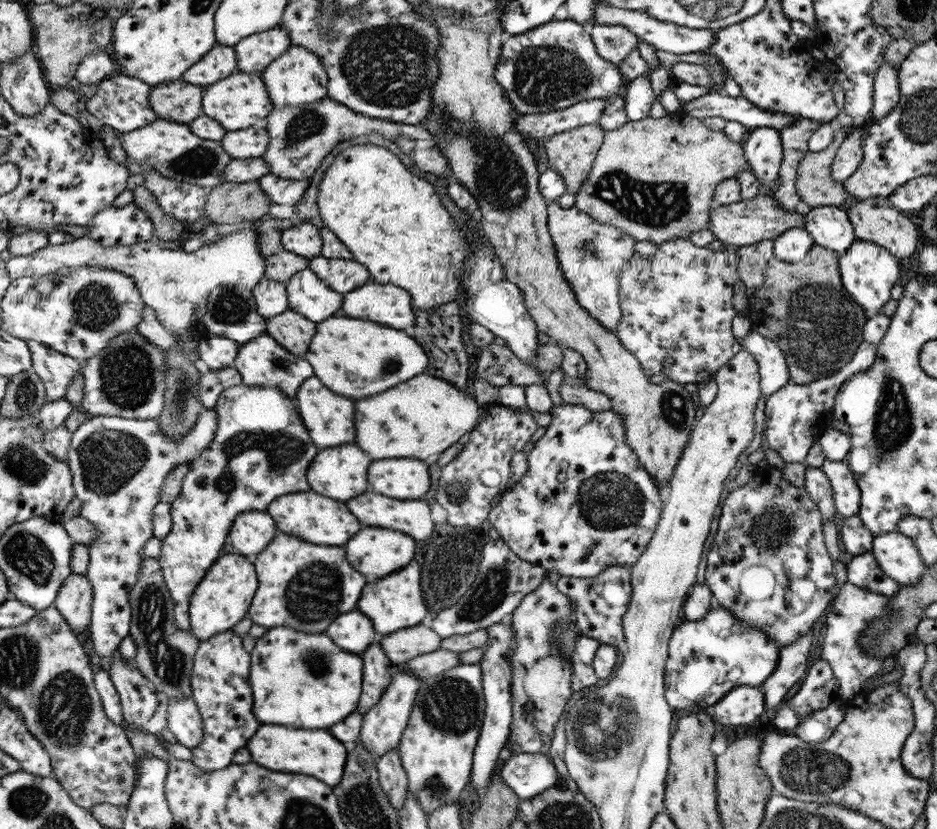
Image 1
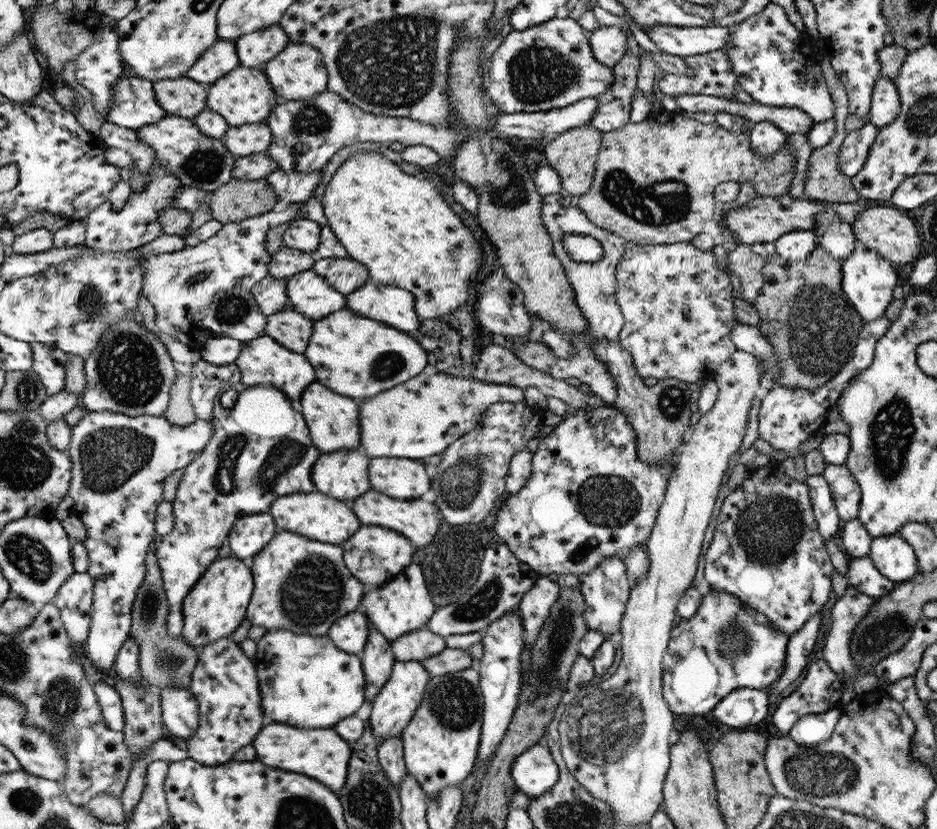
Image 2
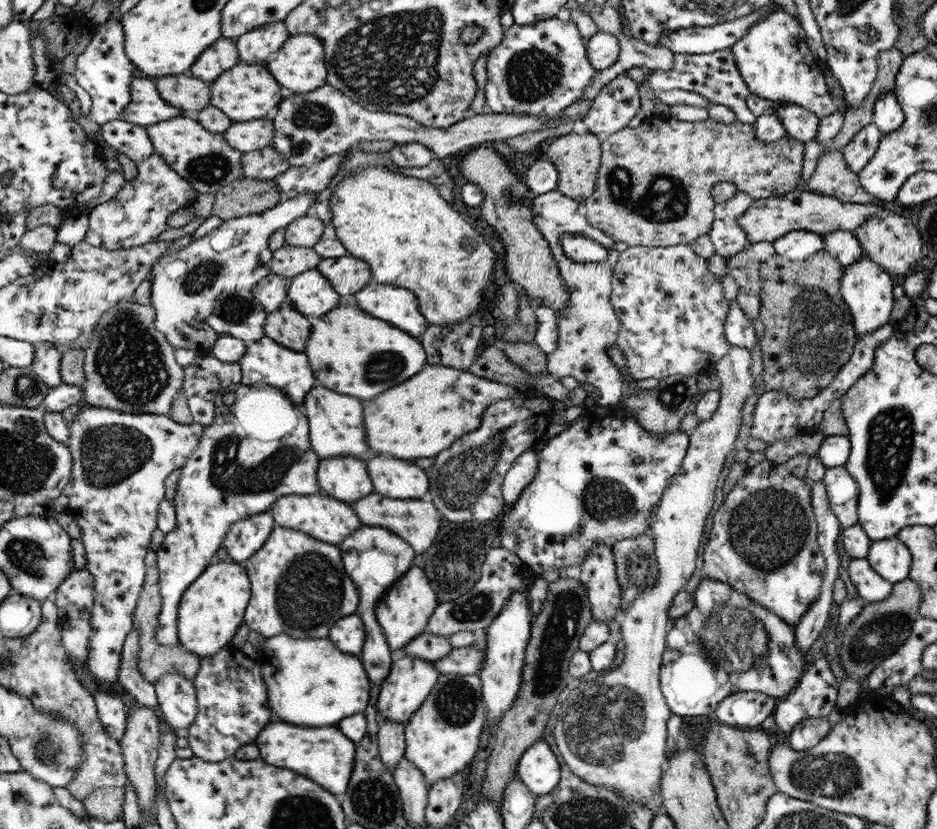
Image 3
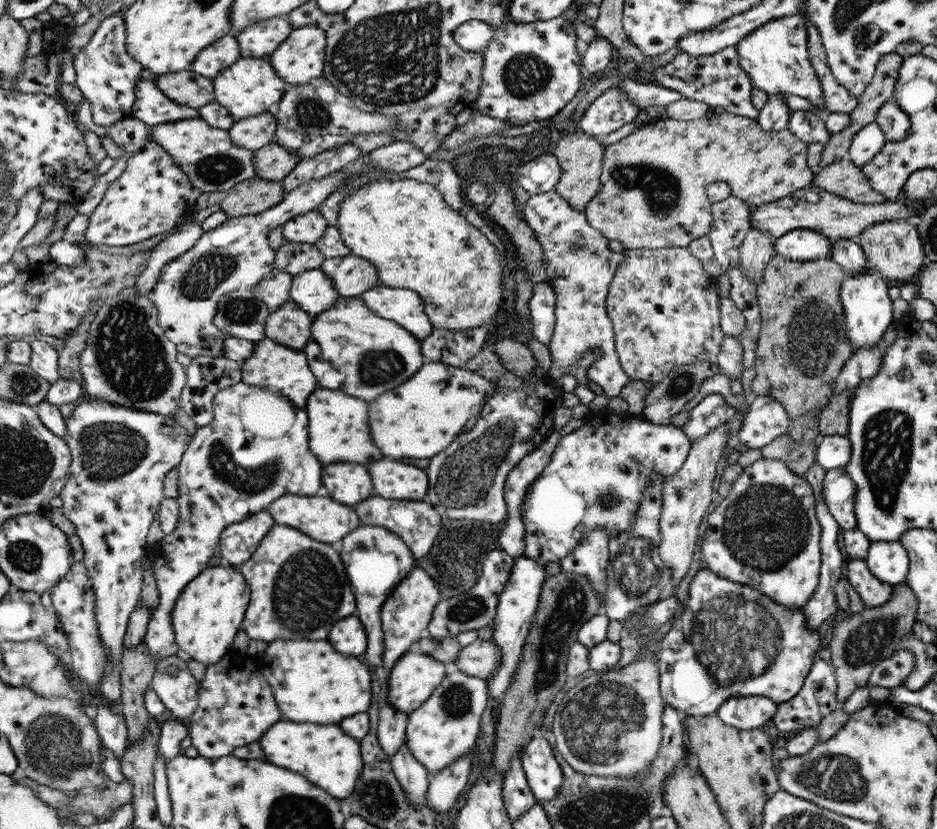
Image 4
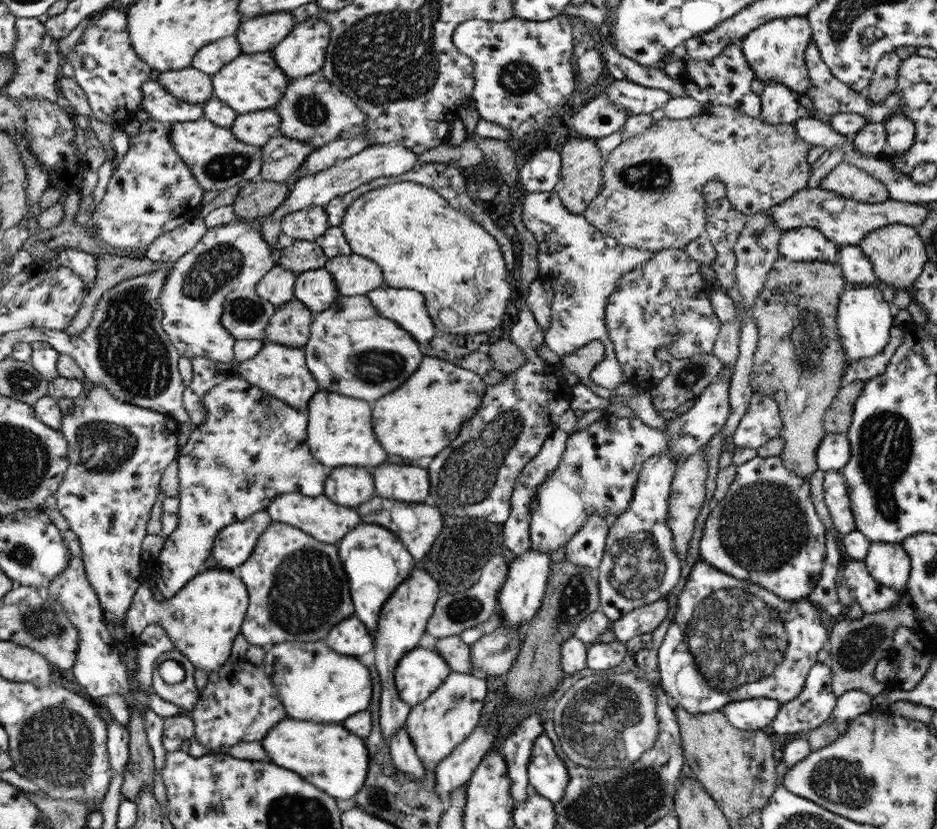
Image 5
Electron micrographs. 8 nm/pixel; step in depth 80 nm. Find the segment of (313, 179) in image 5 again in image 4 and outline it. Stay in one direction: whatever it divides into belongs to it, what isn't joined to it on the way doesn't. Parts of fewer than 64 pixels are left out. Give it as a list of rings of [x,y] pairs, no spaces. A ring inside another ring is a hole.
[[[394,140],[388,145],[379,147],[368,155],[362,154],[353,164],[330,174],[319,180],[311,180],[301,184],[297,189],[285,193],[285,198],[272,209],[265,210],[264,213],[230,217],[224,224],[204,232],[196,241],[196,244],[184,251],[184,254],[178,255],[176,258],[168,261],[160,271],[157,283],[149,292],[149,297],[156,304],[157,310],[160,312],[159,324],[162,331],[165,331],[166,337],[170,342],[177,346],[178,352],[186,354],[191,359],[197,357],[210,356],[212,358],[224,358],[224,340],[226,335],[220,331],[213,323],[213,316],[217,313],[218,301],[224,293],[231,293],[240,289],[254,289],[254,287],[268,276],[274,268],[276,268],[276,251],[268,244],[268,232],[276,226],[287,224],[290,219],[299,214],[304,214],[318,208],[324,202],[331,192],[343,189],[346,178],[355,177],[360,173],[368,173],[370,176],[383,175],[386,172],[401,173],[412,168],[416,168],[423,164],[429,156],[419,150],[418,146],[410,141]]]

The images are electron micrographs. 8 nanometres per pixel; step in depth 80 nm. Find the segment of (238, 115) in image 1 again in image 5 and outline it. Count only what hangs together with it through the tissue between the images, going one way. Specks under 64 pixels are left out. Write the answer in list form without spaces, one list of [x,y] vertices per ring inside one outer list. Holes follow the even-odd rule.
[[[270,51],[241,53],[232,62],[226,63],[216,74],[211,75],[211,79],[214,96],[230,106],[238,115],[275,109],[280,104],[281,98],[285,96],[290,81]]]

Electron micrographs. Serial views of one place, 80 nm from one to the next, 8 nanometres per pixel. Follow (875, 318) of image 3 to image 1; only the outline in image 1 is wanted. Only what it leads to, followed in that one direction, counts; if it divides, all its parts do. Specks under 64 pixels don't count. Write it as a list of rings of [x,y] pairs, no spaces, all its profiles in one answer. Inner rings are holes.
[[[858,238],[845,253],[838,254],[838,257],[842,284],[854,303],[860,306],[864,312],[881,310],[884,304],[891,299],[890,290],[894,288],[900,278],[898,273],[900,260],[884,249],[883,246]]]

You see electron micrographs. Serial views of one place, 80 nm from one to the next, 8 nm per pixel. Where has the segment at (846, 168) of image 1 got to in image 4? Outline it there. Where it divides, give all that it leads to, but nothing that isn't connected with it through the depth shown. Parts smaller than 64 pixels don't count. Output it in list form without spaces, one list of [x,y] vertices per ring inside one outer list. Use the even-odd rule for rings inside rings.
[[[872,121],[854,136],[846,157],[856,166],[862,167],[880,152],[886,141],[880,126]]]

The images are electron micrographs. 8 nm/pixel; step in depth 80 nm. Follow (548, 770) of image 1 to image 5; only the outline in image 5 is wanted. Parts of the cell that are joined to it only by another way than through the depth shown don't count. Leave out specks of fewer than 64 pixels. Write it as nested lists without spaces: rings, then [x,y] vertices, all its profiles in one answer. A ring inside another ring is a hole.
[[[542,733],[533,741],[527,766],[529,784],[553,803],[560,802],[569,781],[566,765],[556,755],[554,744],[547,735]]]

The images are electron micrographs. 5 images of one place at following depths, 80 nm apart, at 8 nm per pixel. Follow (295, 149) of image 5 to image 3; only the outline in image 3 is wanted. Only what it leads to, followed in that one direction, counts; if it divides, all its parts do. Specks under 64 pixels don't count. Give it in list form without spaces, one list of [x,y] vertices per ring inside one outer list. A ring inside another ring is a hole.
[[[272,144],[265,149],[244,154],[244,176],[248,179],[274,180],[291,166]]]

